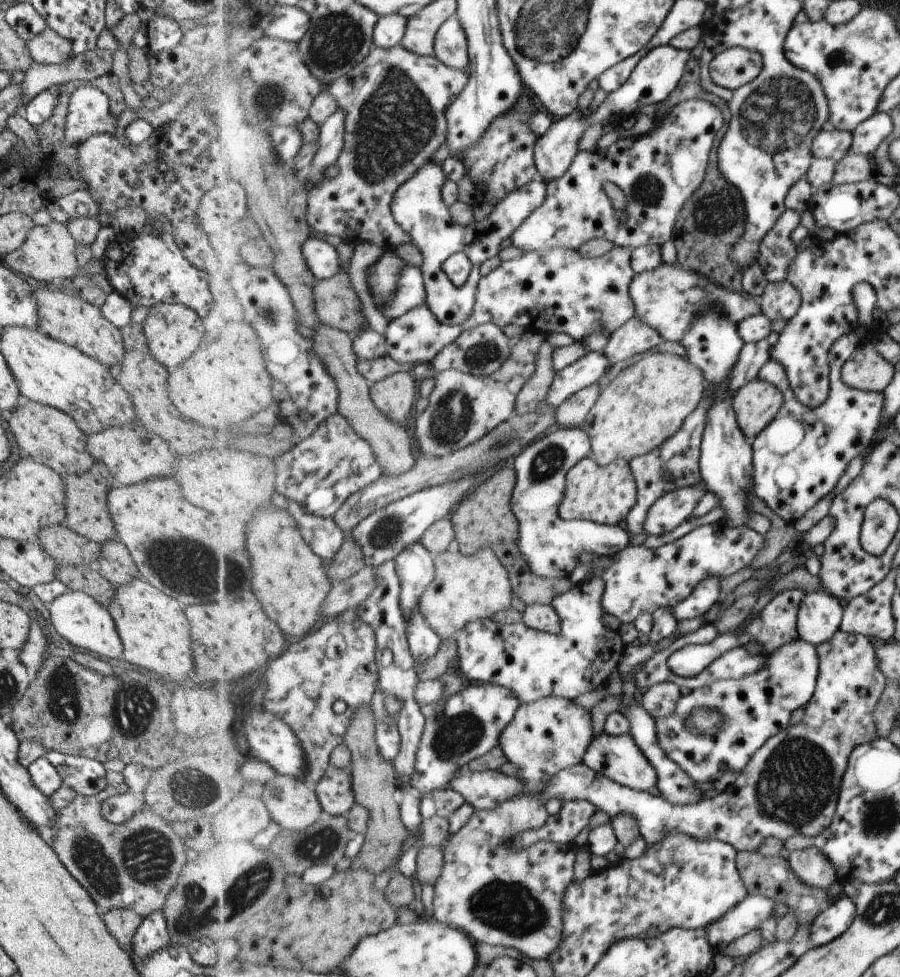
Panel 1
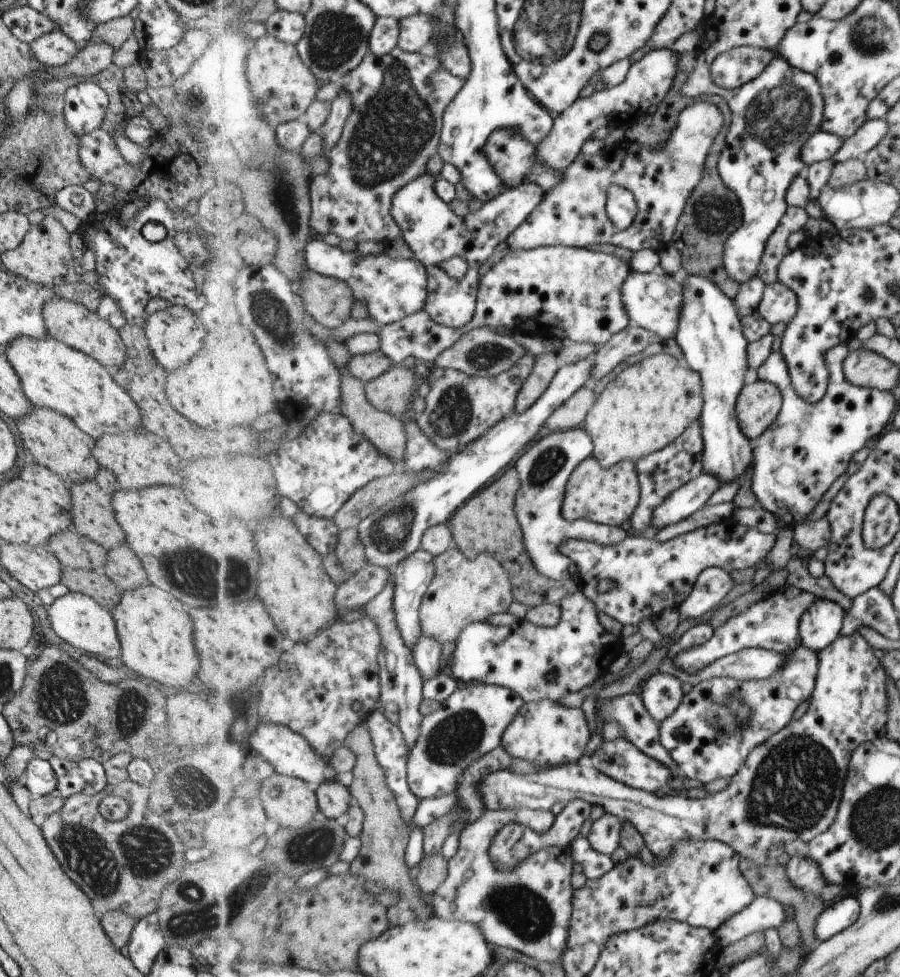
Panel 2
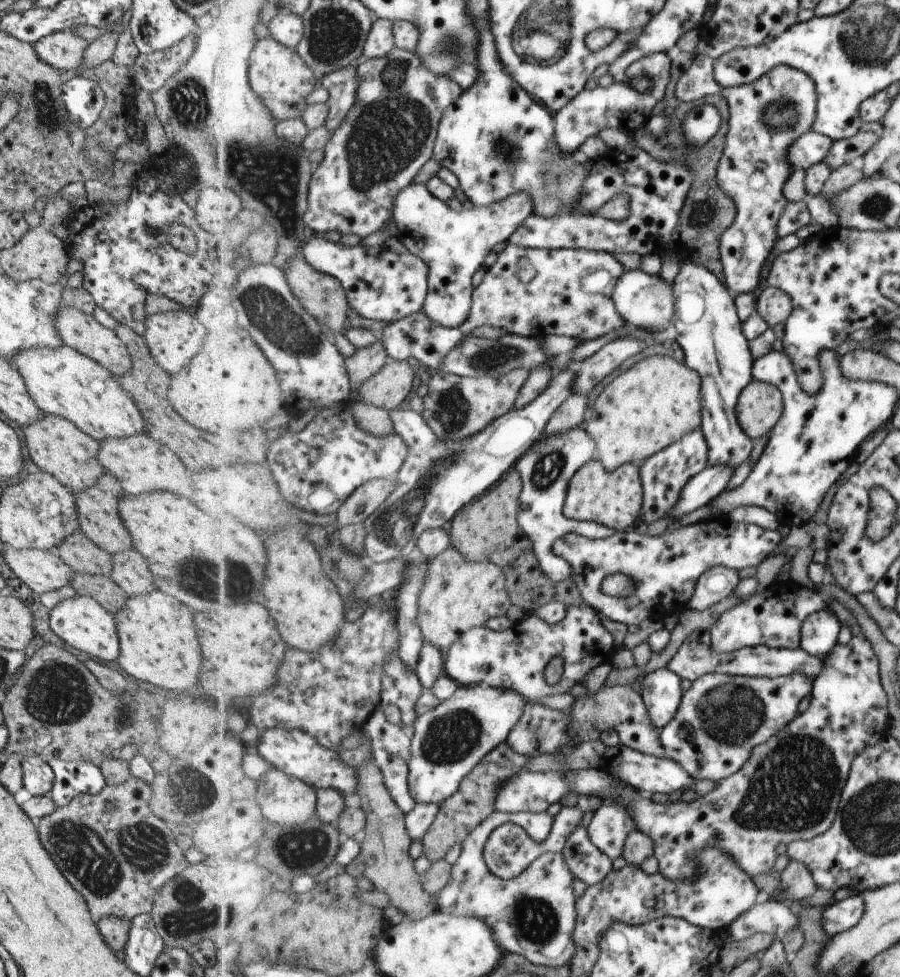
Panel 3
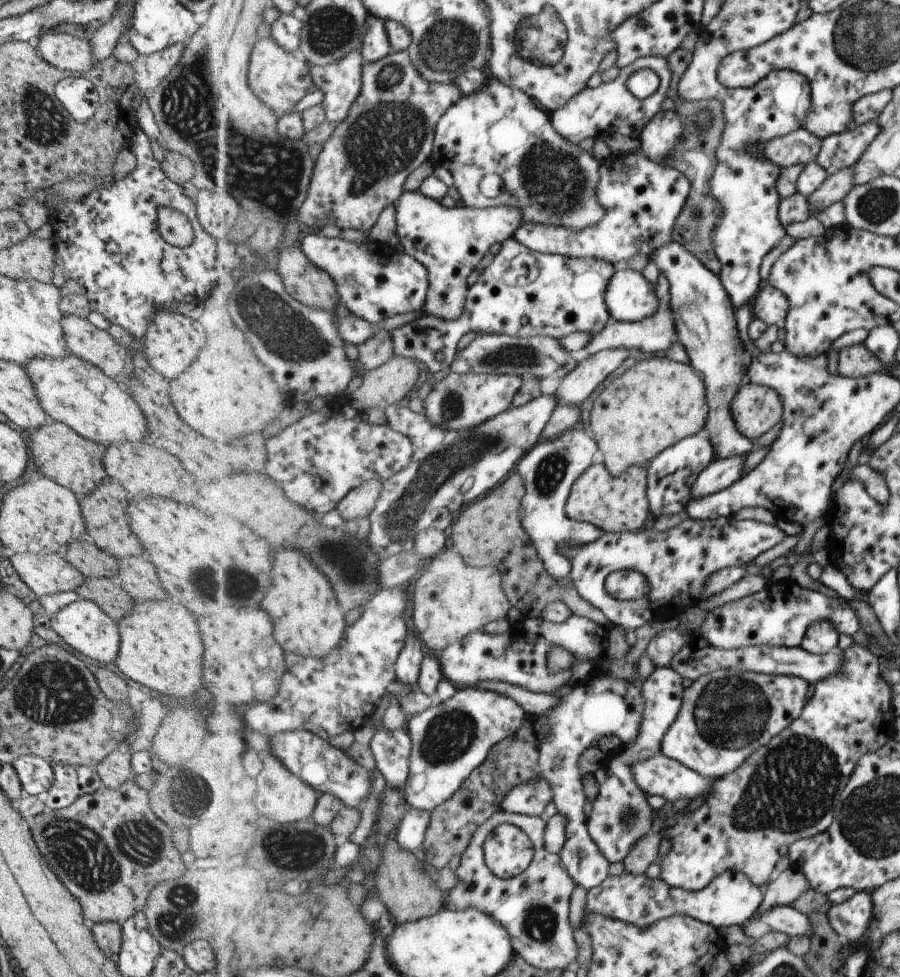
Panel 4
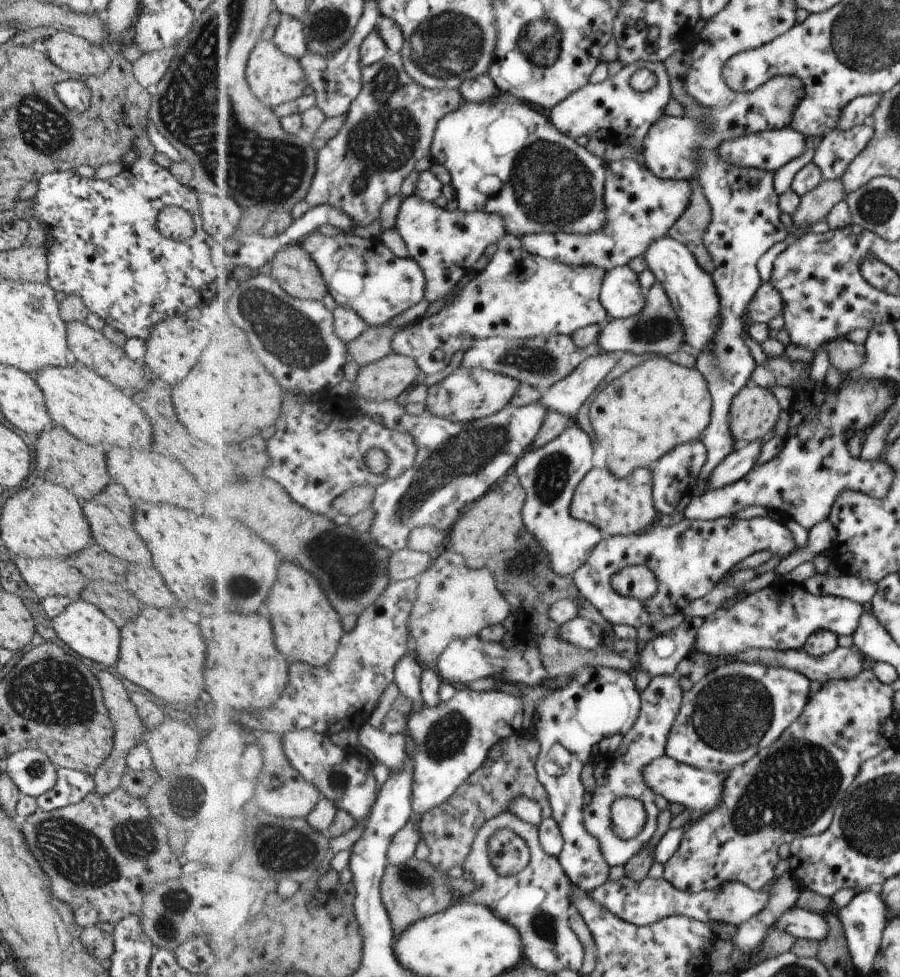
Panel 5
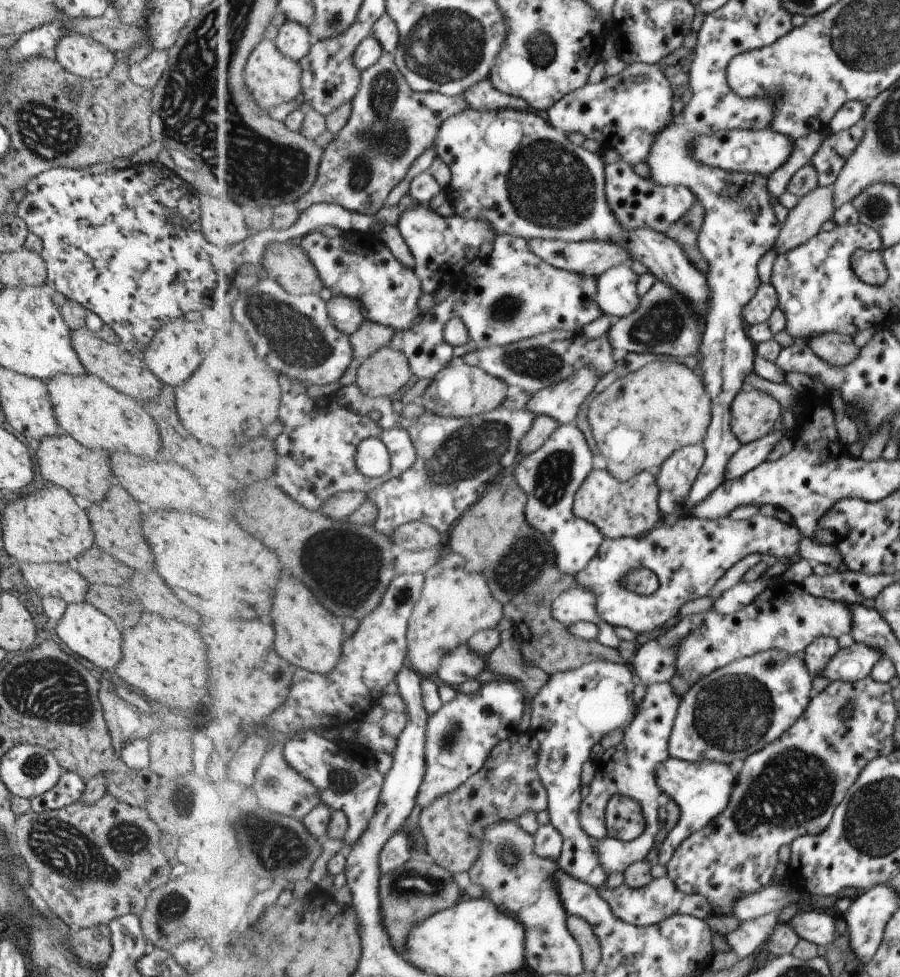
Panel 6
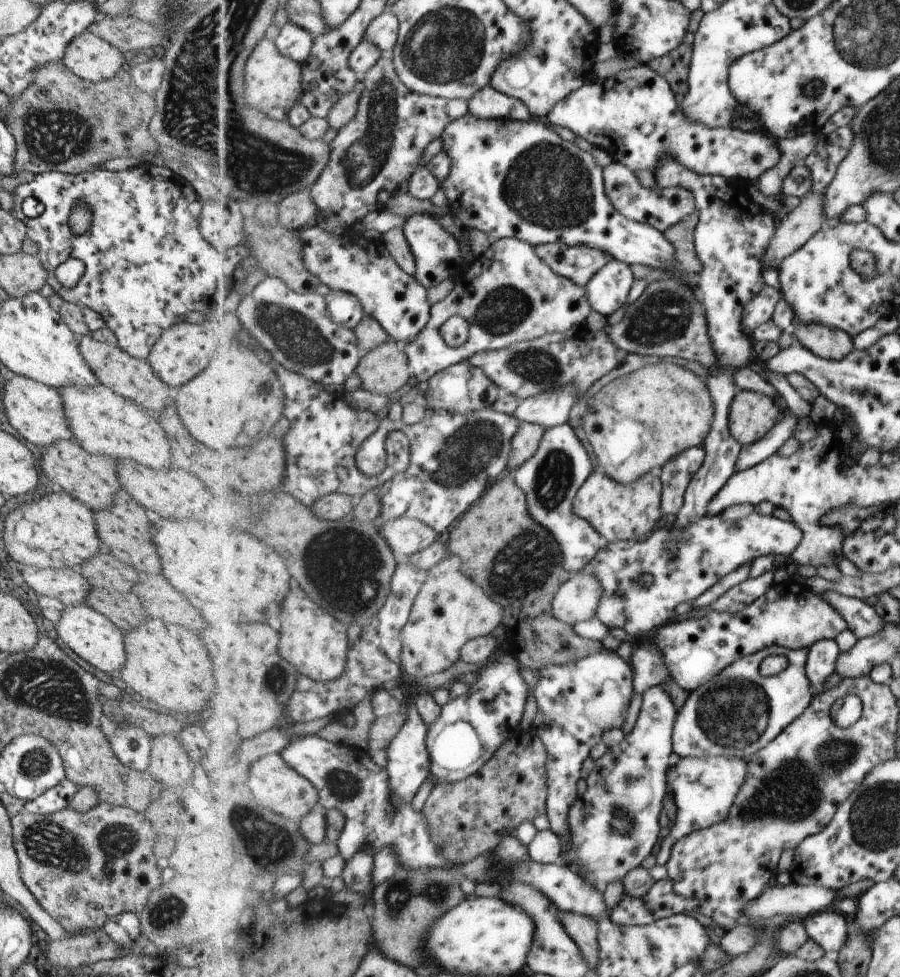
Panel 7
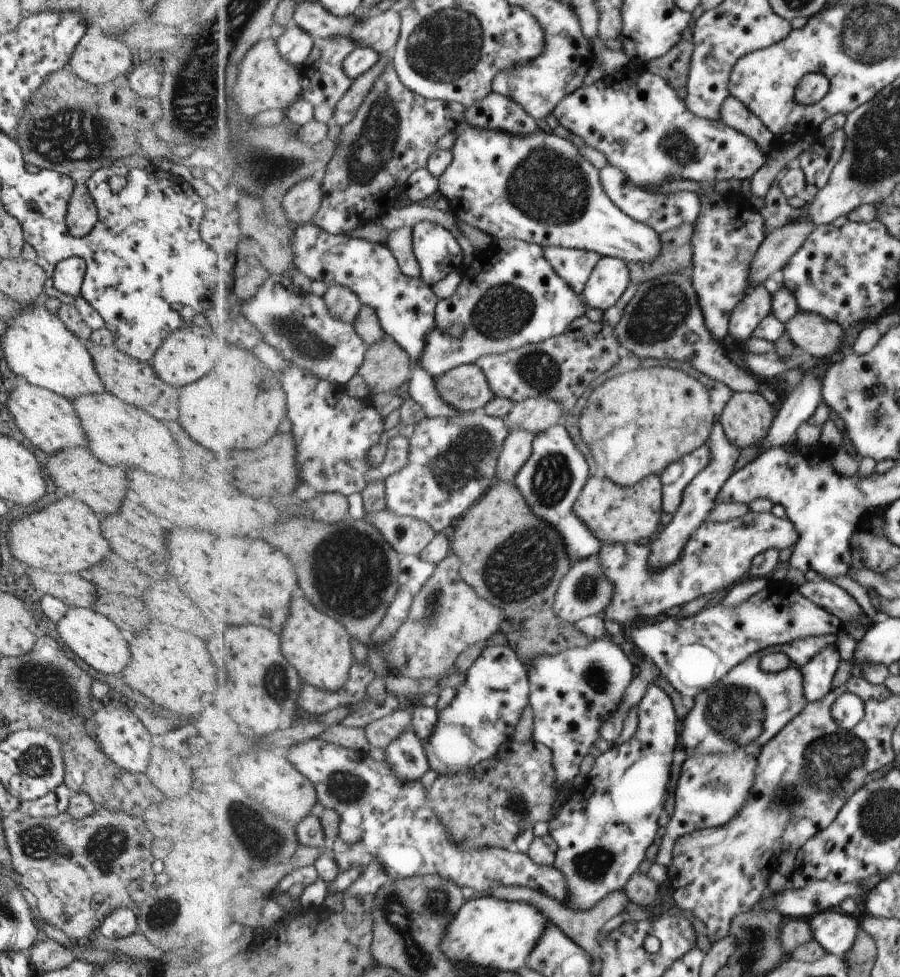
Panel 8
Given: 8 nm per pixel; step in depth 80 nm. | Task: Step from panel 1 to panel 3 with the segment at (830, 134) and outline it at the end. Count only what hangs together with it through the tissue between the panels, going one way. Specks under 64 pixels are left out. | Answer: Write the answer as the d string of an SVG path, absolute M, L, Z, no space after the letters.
M809 131L796 139L789 149L788 161L793 169L805 169L826 160L835 140L830 136Z

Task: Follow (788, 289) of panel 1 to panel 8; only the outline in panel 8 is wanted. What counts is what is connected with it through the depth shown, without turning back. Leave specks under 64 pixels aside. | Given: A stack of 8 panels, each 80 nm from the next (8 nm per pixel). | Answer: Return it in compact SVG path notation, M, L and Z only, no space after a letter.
M763 285L755 287L730 318L730 336L734 340L747 340L756 328L772 314L774 293Z

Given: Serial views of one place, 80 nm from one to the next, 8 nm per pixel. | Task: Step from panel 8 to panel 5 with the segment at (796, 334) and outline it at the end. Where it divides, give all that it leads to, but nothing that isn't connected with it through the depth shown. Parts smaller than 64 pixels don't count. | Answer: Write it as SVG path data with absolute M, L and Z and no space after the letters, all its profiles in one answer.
M841 337L825 346L830 364L837 368L840 374L855 371L868 359L866 345L855 344Z

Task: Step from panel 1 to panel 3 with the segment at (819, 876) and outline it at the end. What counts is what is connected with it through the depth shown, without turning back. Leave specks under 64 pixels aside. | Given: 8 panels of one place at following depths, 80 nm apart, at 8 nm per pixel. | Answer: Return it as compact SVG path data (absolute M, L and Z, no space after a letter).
M791 860L781 873L782 896L773 899L792 902L812 897L819 886L810 868L801 861Z

